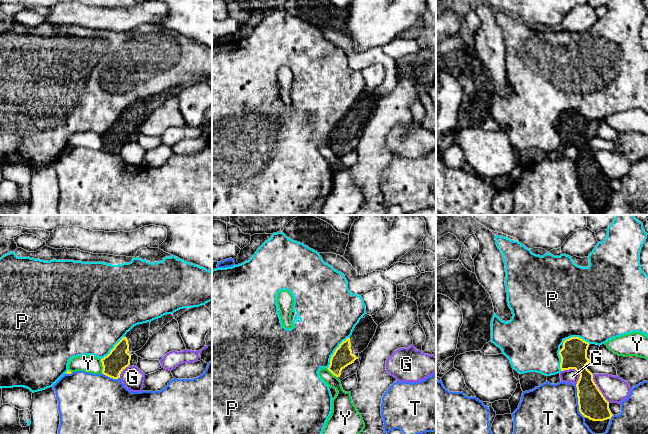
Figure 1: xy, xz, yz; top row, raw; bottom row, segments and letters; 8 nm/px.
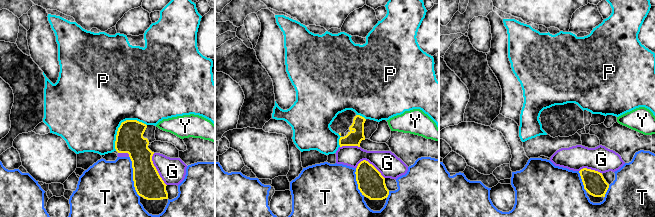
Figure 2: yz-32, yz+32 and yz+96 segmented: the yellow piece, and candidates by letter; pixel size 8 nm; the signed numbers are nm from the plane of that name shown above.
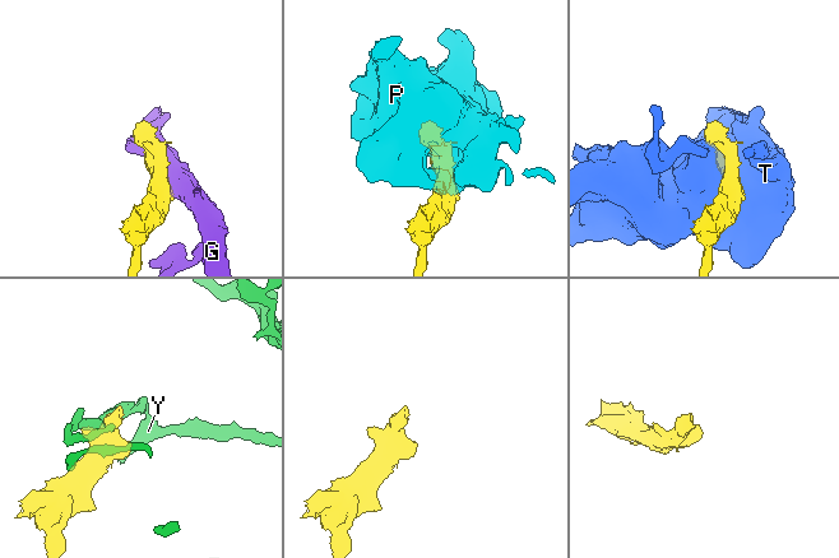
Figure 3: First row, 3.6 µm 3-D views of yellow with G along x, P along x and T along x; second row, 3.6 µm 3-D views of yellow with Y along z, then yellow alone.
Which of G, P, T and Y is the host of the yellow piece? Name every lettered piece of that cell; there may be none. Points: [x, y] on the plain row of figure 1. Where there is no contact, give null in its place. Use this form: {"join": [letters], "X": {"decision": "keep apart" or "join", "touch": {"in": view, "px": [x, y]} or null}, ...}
{"join": [], "G": {"decision": "keep apart", "touch": {"in": "yz", "px": [575, 145]}}, "P": {"decision": "keep apart", "touch": {"in": "xz", "px": [334, 128]}}, "T": {"decision": "keep apart", "touch": {"in": "yz", "px": [578, 177]}}, "Y": {"decision": "keep apart", "touch": {"in": "xy", "px": [102, 141]}}}

